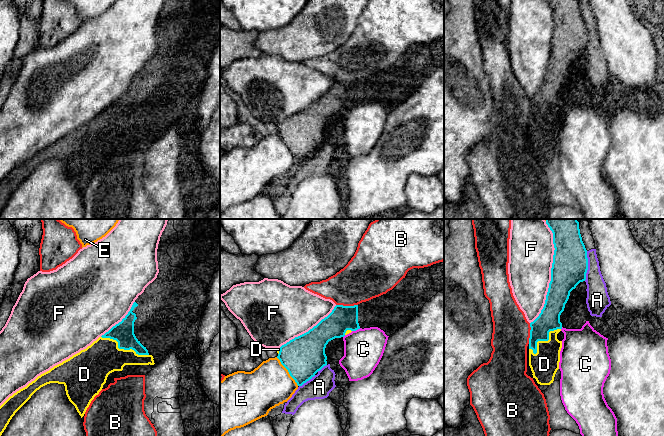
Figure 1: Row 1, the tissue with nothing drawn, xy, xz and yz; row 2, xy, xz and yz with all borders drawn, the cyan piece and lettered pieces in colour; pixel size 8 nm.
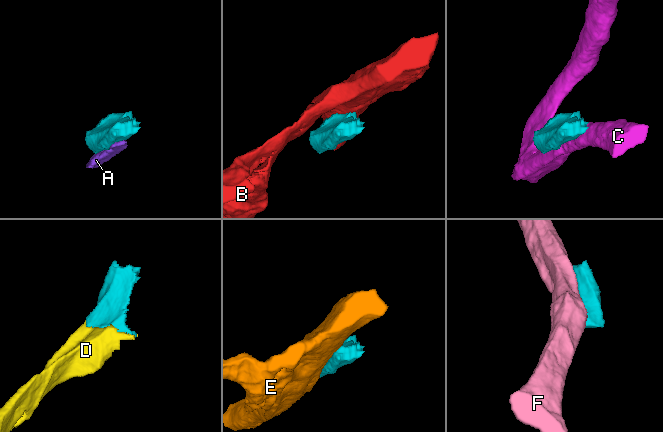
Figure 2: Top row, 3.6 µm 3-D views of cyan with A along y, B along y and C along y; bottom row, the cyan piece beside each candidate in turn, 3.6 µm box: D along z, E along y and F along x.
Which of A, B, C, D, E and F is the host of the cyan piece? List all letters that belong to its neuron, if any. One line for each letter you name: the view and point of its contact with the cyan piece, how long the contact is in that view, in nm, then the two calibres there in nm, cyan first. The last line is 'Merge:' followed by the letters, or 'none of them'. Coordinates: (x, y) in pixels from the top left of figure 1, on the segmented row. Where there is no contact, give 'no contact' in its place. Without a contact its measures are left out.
D: xy (123, 348) | 420 nm | 170/280 nm
Merge: D

